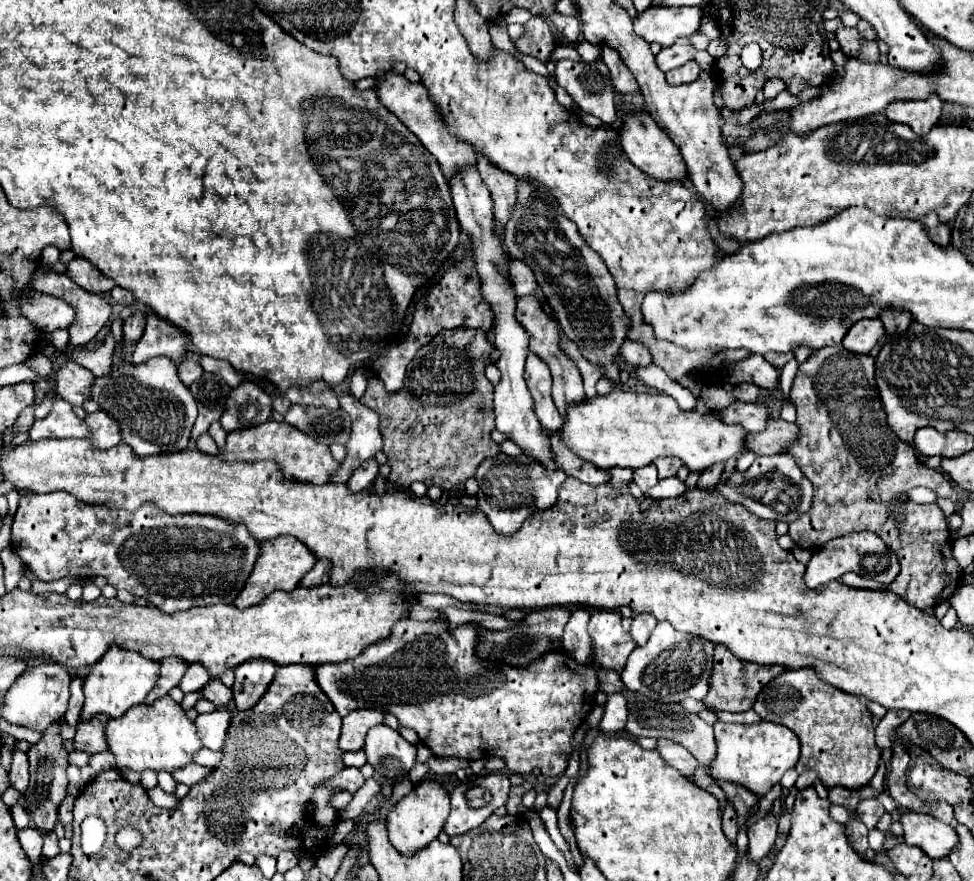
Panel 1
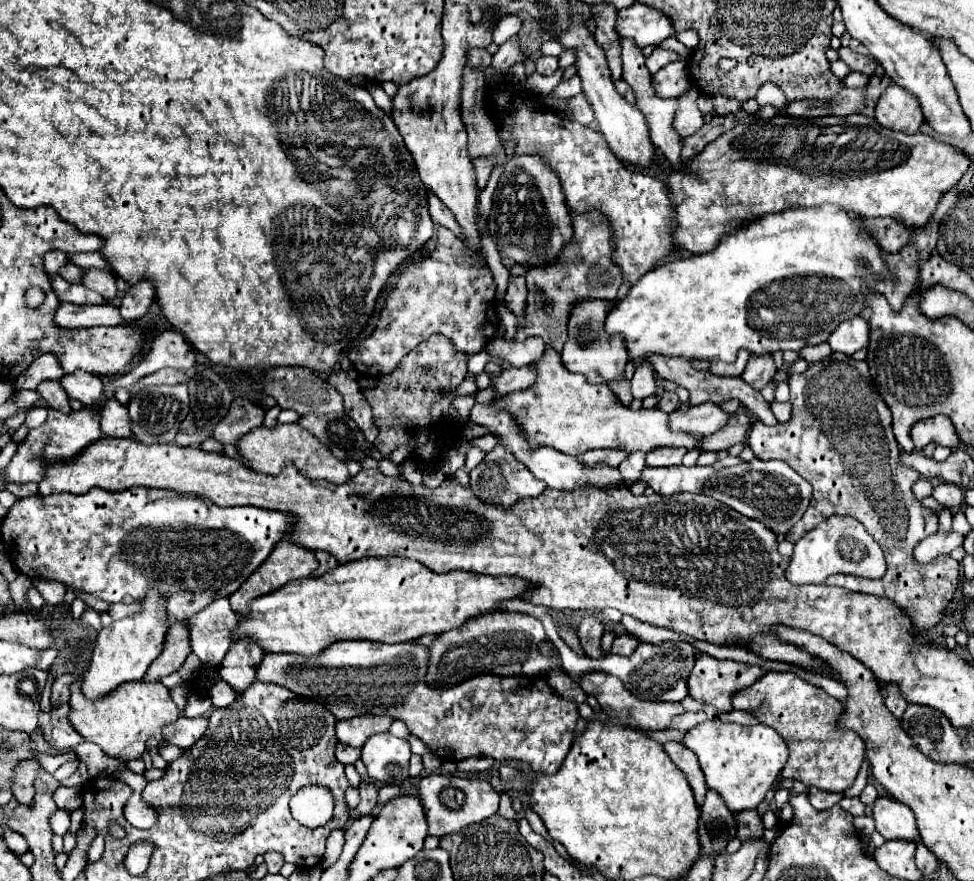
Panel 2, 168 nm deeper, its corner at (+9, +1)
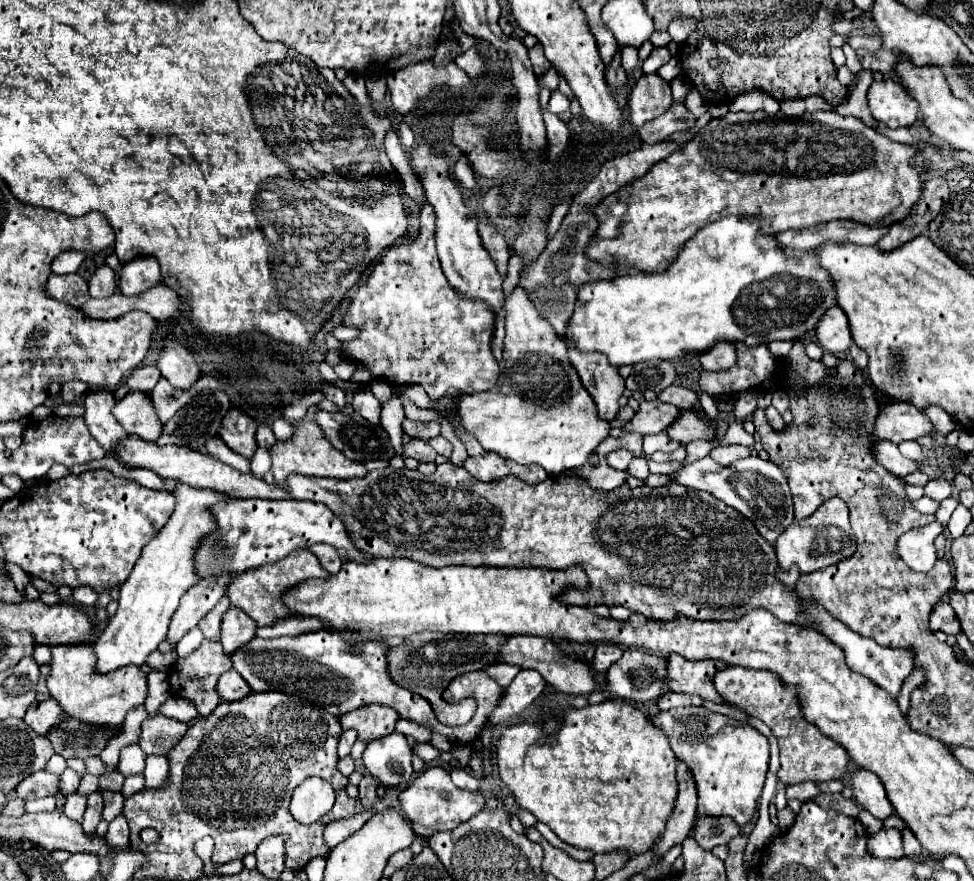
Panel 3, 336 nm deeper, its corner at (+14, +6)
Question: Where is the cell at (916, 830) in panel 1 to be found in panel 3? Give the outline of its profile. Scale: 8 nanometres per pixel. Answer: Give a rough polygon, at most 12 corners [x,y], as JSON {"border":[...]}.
{"border":[[852,772],[856,802],[882,822],[894,814],[878,776]]}

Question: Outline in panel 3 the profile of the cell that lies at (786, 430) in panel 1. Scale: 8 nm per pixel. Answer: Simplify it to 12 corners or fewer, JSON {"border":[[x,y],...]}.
{"border":[[692,410],[670,426],[668,436],[686,446],[714,440],[718,426]]}

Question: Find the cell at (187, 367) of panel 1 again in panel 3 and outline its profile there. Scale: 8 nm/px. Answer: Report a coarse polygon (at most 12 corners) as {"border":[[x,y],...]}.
{"border":[[140,366],[124,380],[130,390],[150,392],[160,380],[156,366]]}

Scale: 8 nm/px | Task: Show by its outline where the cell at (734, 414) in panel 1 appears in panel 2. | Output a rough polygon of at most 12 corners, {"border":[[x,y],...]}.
{"border":[[715,403],[669,413],[675,431],[705,437],[729,415]]}

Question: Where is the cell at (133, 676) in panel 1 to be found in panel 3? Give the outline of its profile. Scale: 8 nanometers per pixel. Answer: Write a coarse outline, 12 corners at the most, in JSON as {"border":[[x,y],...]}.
{"border":[[176,484],[174,514],[142,550],[94,642],[98,674],[142,666],[194,574],[208,508]]}

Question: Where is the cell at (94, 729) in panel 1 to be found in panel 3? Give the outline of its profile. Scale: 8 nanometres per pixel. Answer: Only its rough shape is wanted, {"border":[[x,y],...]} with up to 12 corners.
{"border":[[54,698],[34,702],[24,722],[48,736],[64,720]]}

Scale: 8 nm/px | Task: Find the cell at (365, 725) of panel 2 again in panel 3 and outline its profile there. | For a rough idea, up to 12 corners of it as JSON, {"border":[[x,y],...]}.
{"border":[[370,704],[342,714],[342,730],[354,728],[370,742],[394,732],[400,716]]}

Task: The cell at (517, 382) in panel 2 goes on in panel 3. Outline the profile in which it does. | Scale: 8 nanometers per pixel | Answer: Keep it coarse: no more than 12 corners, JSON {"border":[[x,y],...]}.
{"border":[[436,214],[352,298],[344,350],[396,386],[494,388],[494,318],[450,288]]}

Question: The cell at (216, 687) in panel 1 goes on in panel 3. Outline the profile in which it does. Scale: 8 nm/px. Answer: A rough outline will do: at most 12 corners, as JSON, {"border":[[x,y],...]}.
{"border":[[236,670],[220,676],[216,692],[222,700],[242,700],[252,690]]}

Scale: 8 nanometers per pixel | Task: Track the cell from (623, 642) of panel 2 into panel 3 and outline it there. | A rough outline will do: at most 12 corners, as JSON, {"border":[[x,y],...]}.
{"border":[[610,642],[596,644],[592,666],[600,674],[620,660],[622,648]]}

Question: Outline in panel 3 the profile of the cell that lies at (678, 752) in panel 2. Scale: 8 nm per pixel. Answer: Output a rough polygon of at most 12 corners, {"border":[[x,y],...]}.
{"border":[[678,760],[678,796],[658,856],[680,844],[696,820],[696,782]]}

